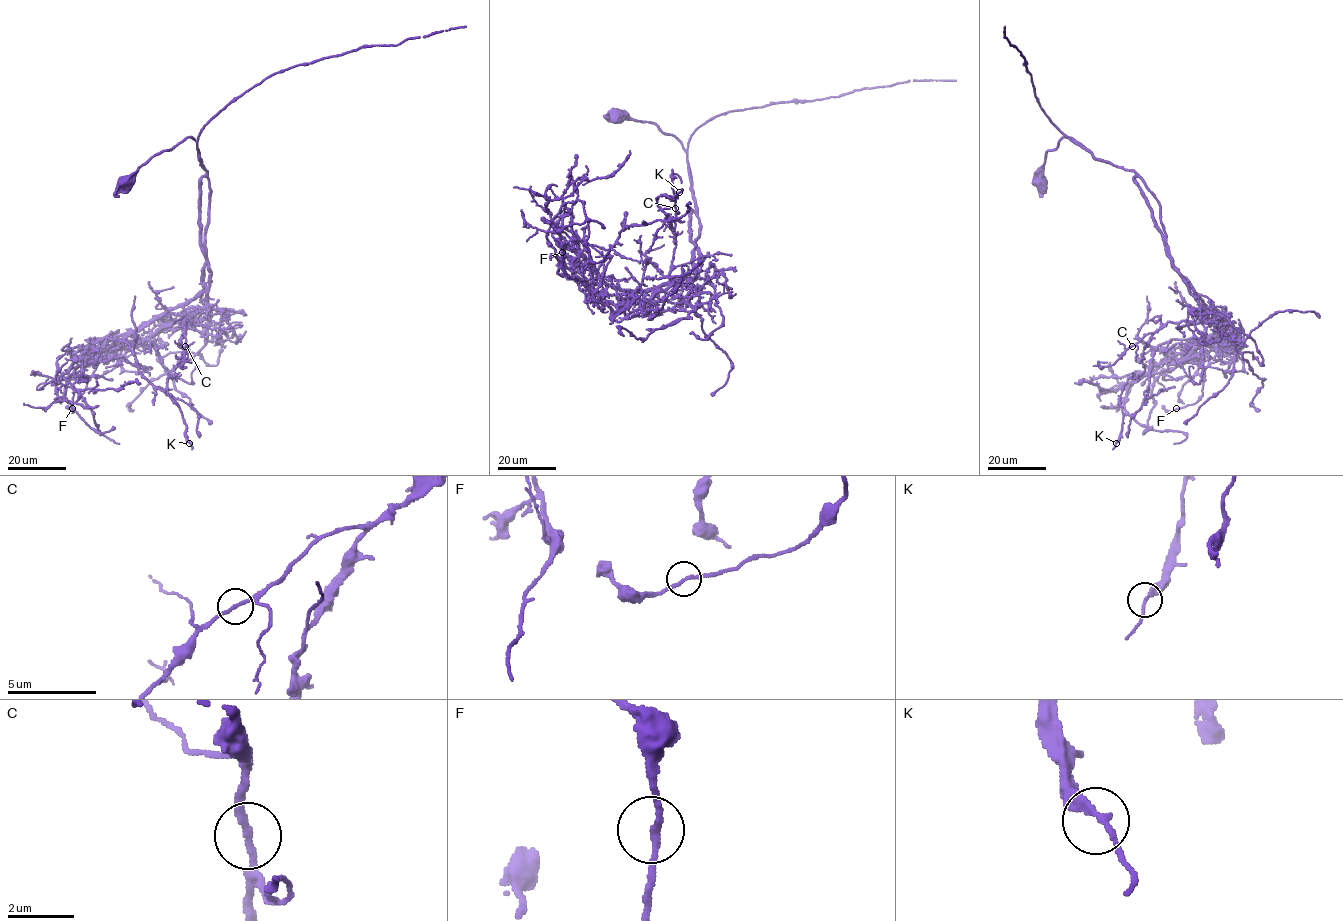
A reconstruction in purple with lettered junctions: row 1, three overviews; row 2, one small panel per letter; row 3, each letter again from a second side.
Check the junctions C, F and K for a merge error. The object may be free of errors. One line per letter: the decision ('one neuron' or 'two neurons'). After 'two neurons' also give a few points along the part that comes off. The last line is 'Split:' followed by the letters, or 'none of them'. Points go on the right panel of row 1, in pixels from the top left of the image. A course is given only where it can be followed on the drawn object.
C: one neuron
F: one neuron
K: one neuron
Split: none of them

